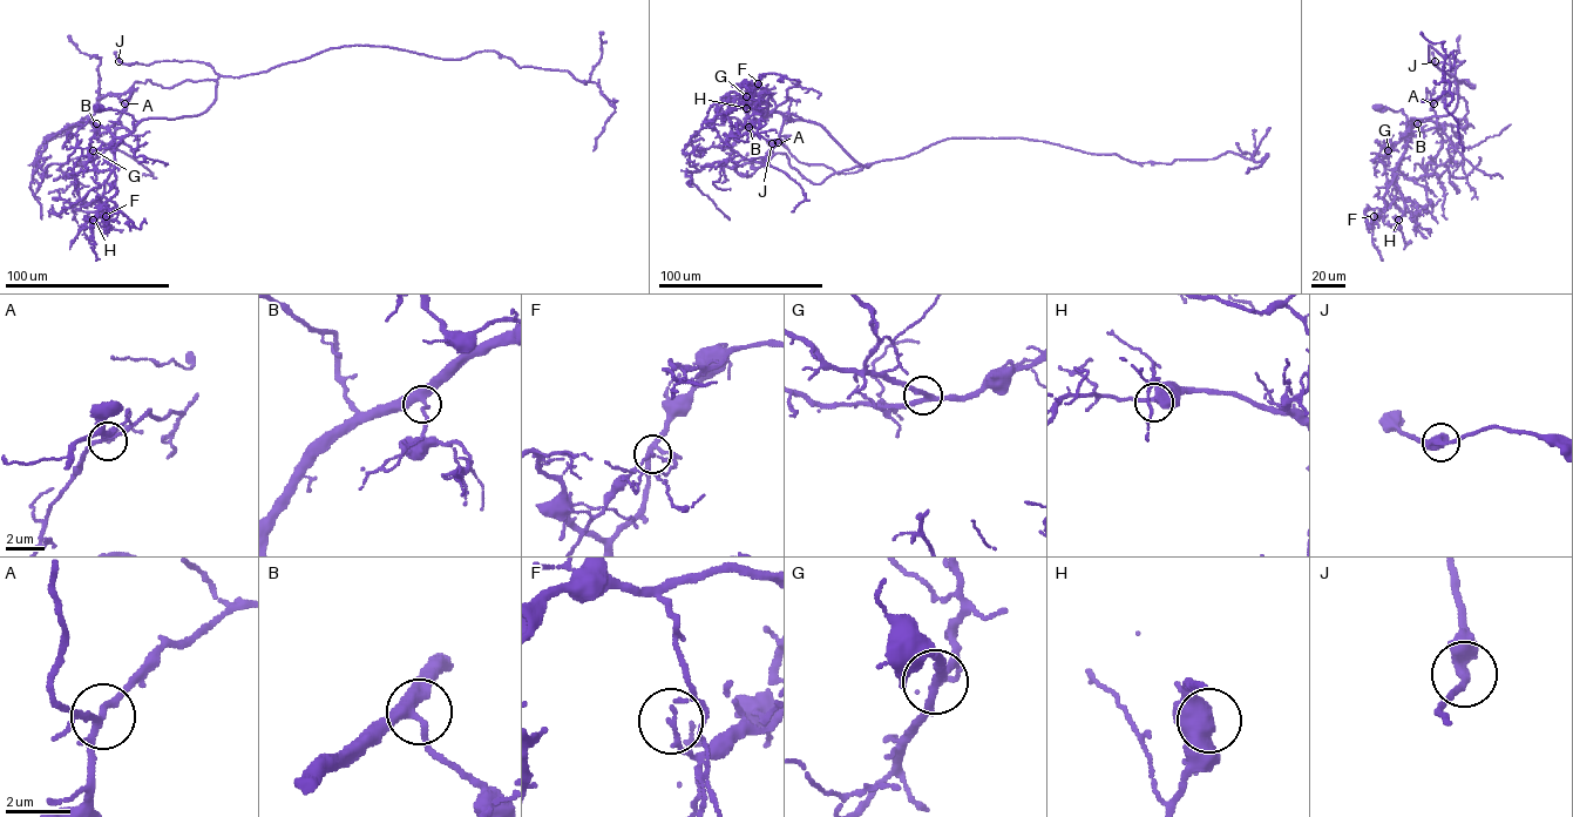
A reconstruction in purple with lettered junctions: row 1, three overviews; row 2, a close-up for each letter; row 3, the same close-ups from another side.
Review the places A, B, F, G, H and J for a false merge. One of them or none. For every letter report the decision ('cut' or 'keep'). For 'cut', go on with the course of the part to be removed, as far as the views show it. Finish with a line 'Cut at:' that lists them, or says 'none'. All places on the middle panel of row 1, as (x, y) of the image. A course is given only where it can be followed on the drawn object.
A: keep
B: keep
F: cut; course (758, 82), (751, 90), (753, 99), (748, 88), (752, 82)
G: keep
H: keep
J: keep
Cut at: F

